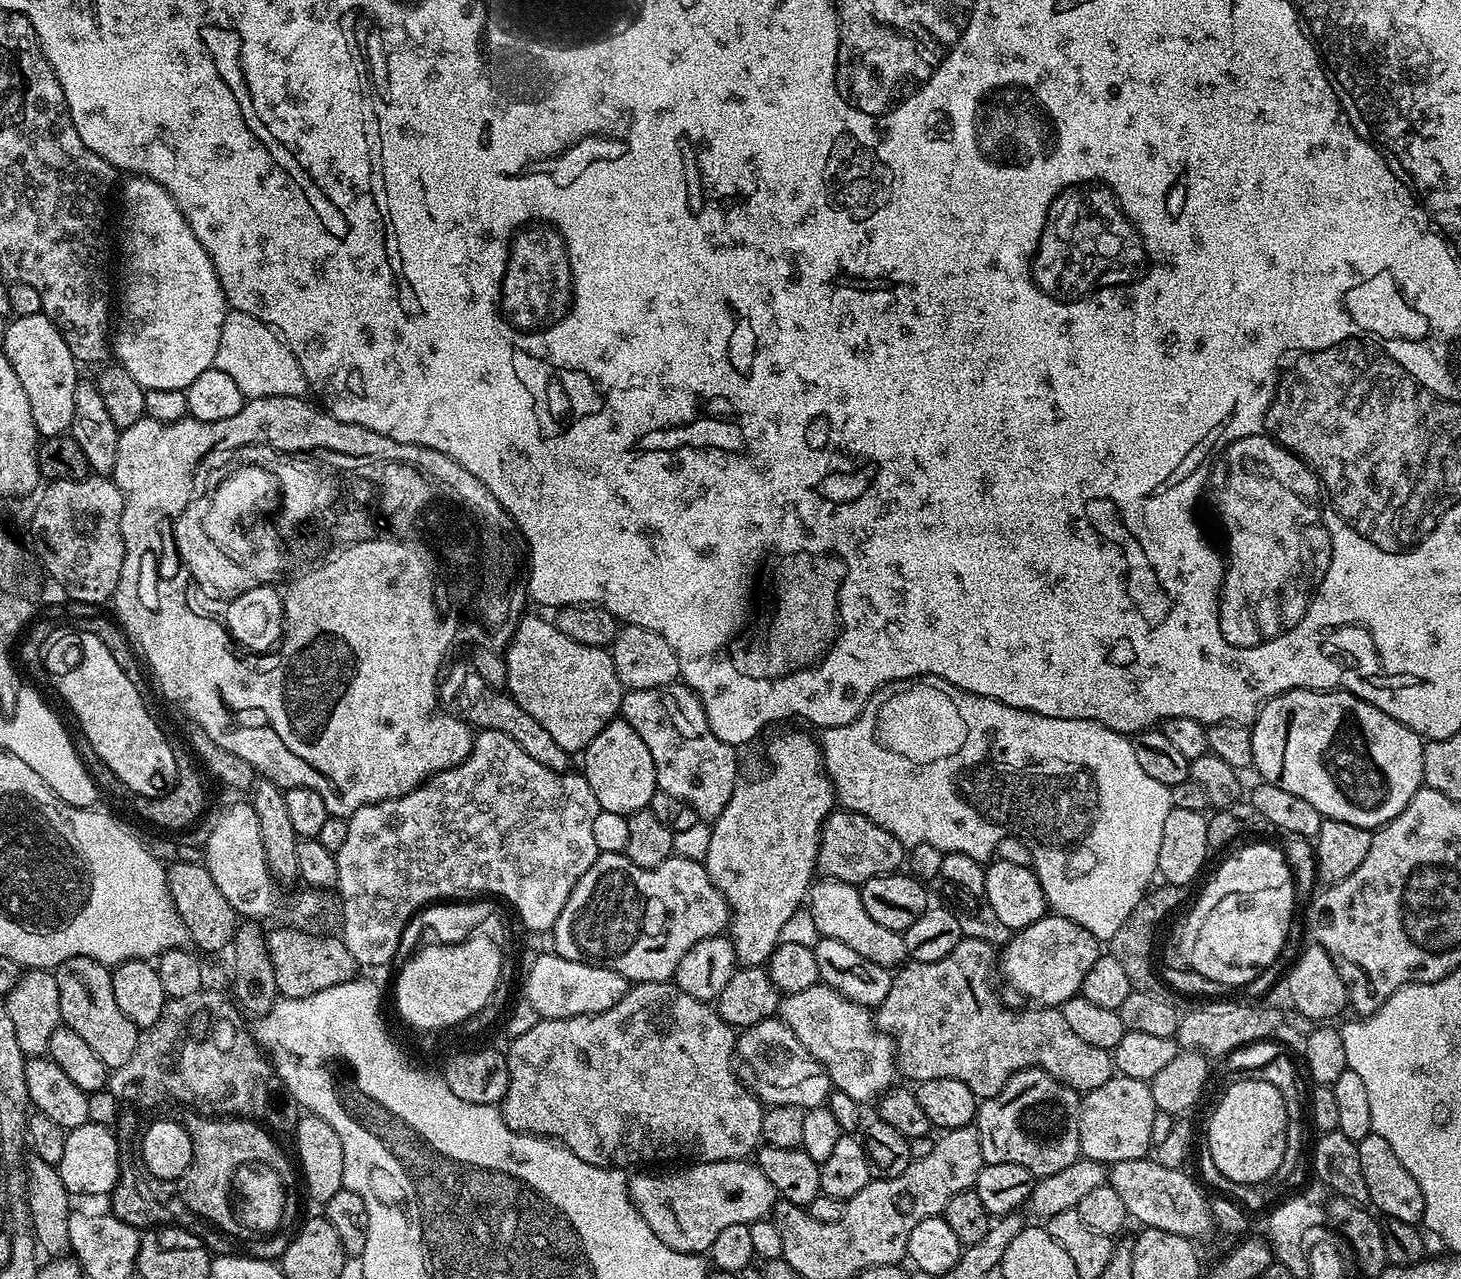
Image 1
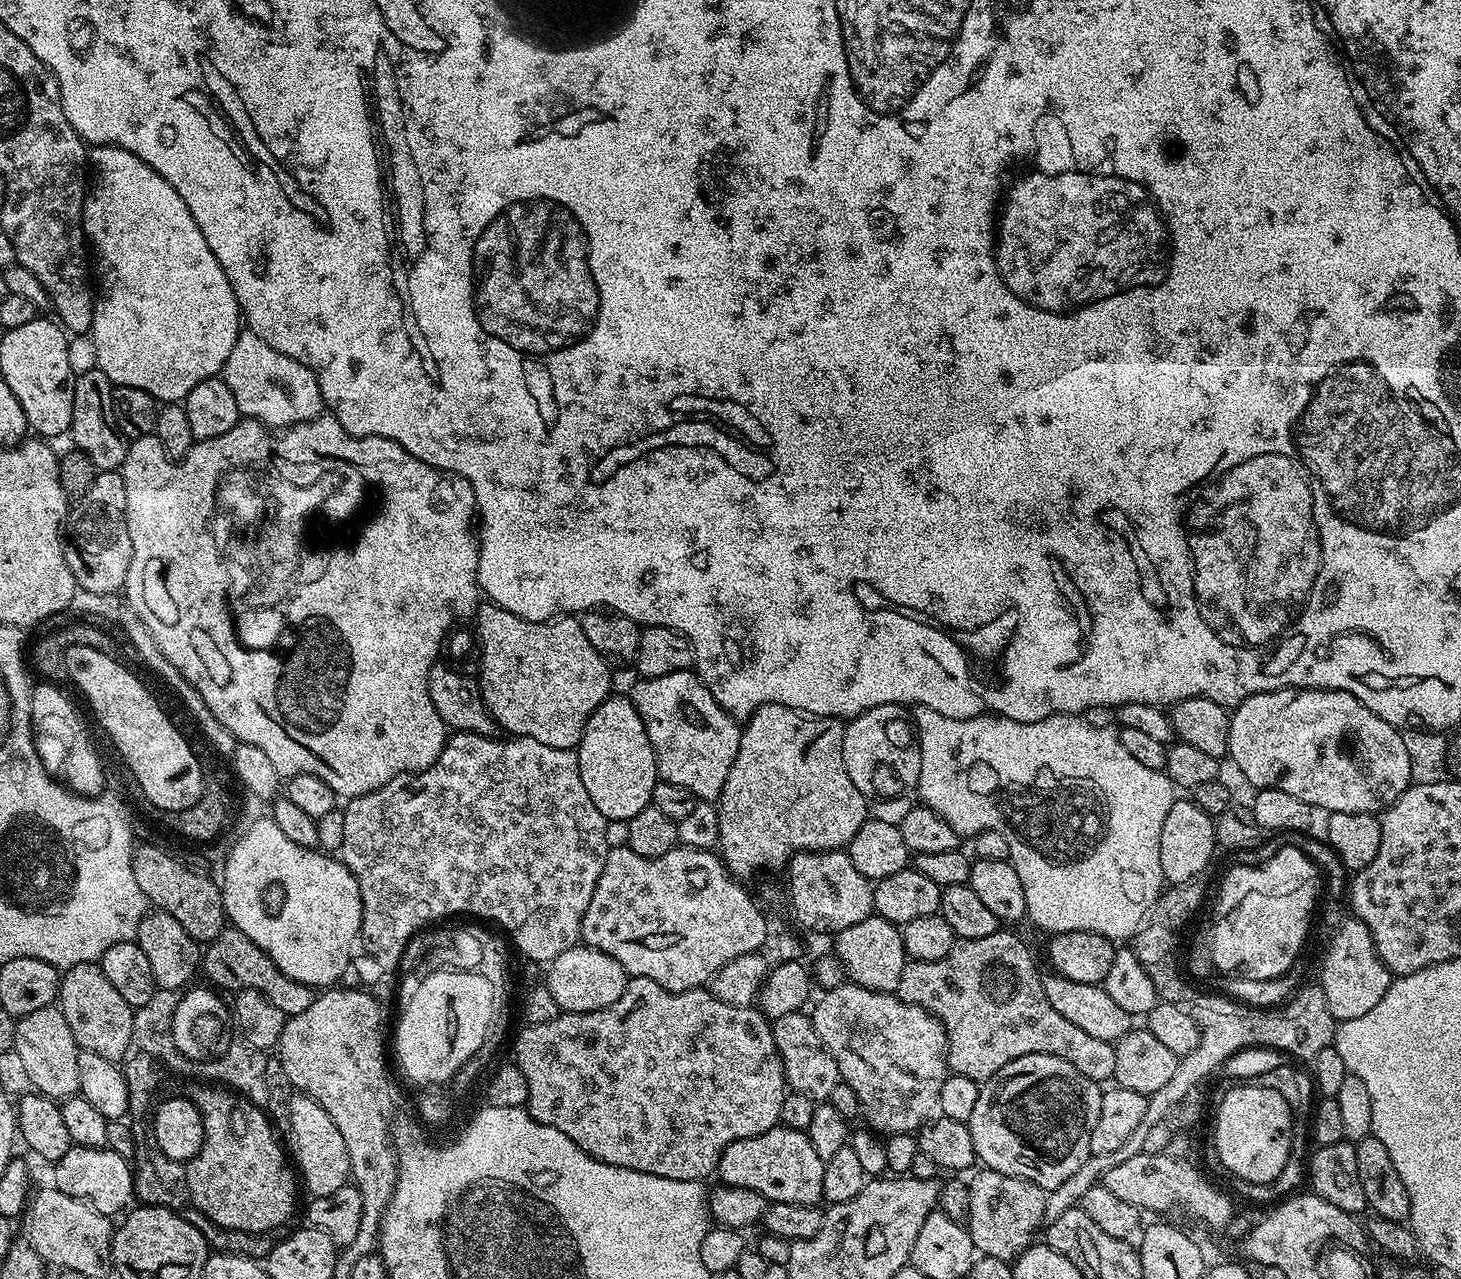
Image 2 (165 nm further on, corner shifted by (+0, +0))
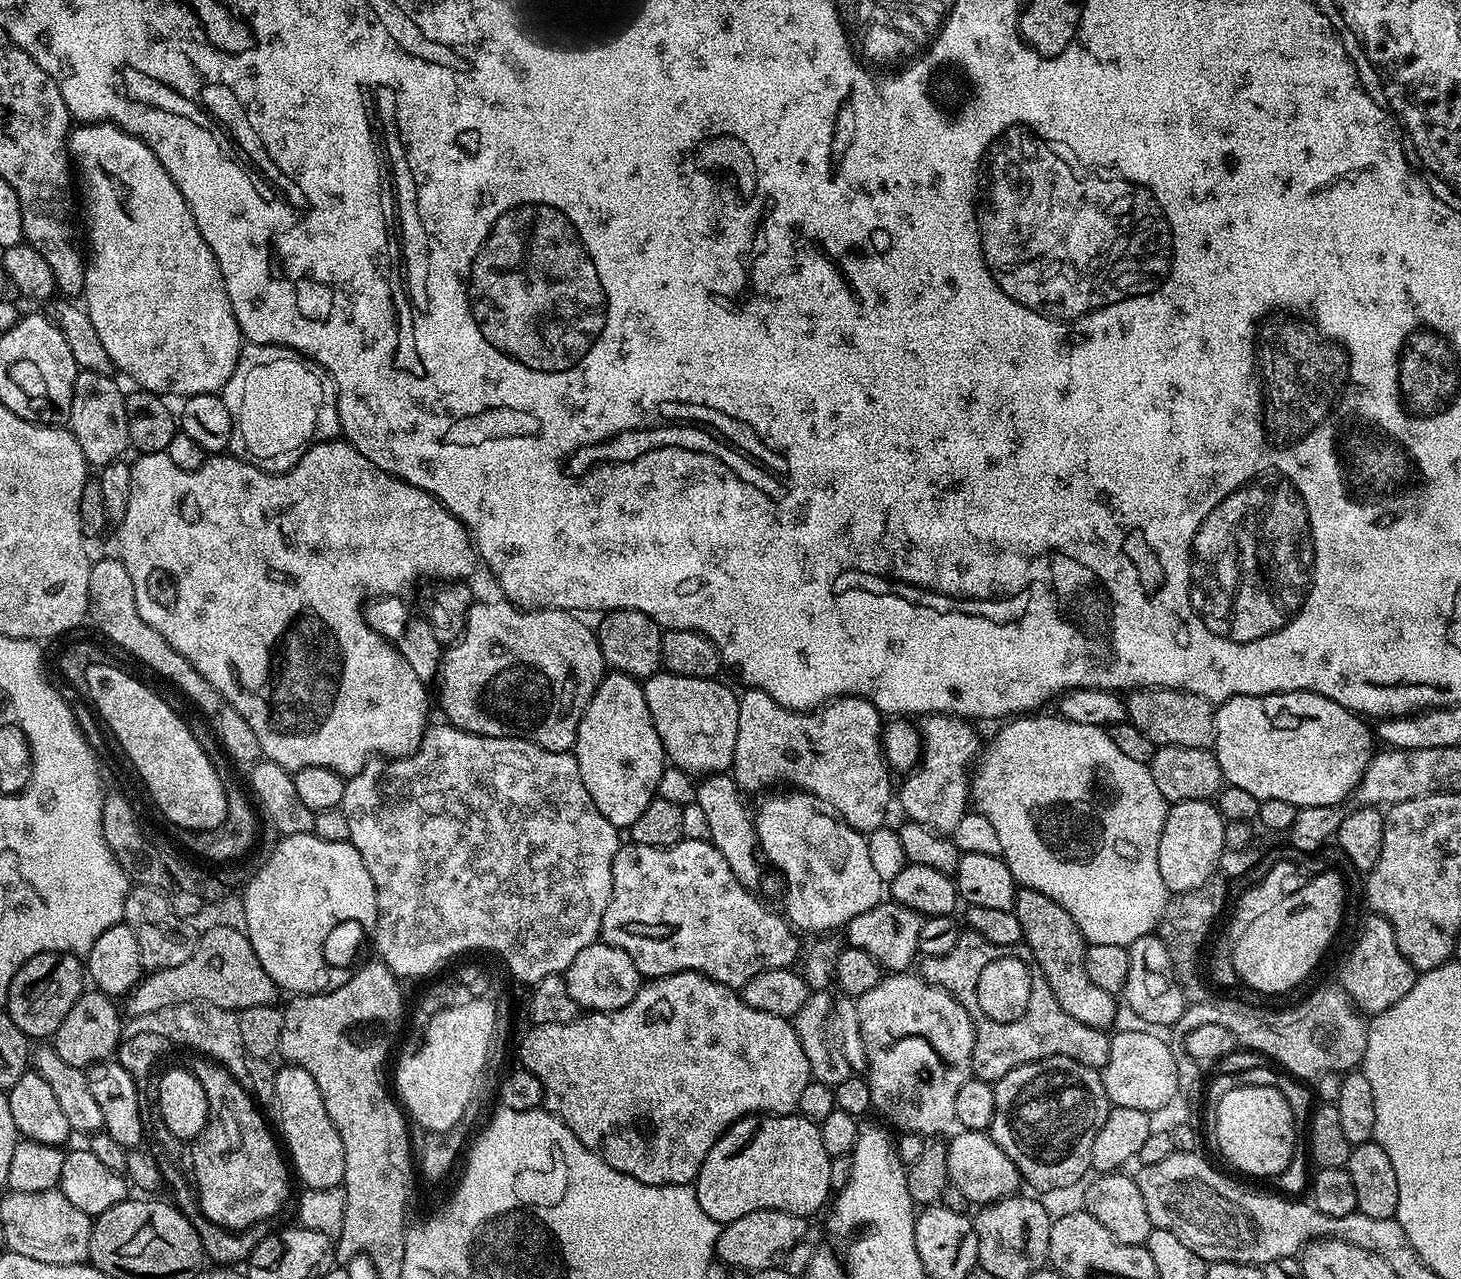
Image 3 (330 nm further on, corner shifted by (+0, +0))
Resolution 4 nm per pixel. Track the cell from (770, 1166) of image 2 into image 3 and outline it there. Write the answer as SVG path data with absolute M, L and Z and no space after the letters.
M799 1114L743 1116L706 1154L694 1181L698 1206L721 1226L742 1218L742 1214L767 1208L812 1218L833 1195L831 1165L819 1124Z

